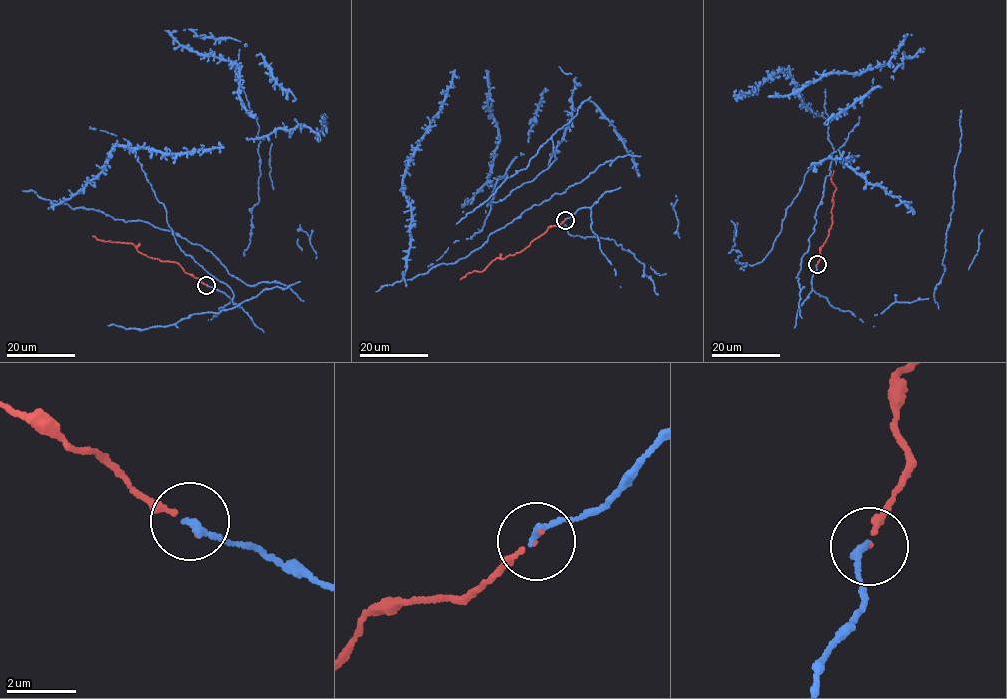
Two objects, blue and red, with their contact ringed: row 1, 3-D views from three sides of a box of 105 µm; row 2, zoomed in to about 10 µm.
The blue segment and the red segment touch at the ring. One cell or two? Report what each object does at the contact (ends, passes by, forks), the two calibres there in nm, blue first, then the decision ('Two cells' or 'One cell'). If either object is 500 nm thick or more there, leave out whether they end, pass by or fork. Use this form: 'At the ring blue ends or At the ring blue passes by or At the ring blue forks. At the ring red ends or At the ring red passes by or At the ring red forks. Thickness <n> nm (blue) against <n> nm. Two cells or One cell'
At the ring blue ends. At the ring red ends. Thickness 220 nm (blue) against 100 nm. One cell

